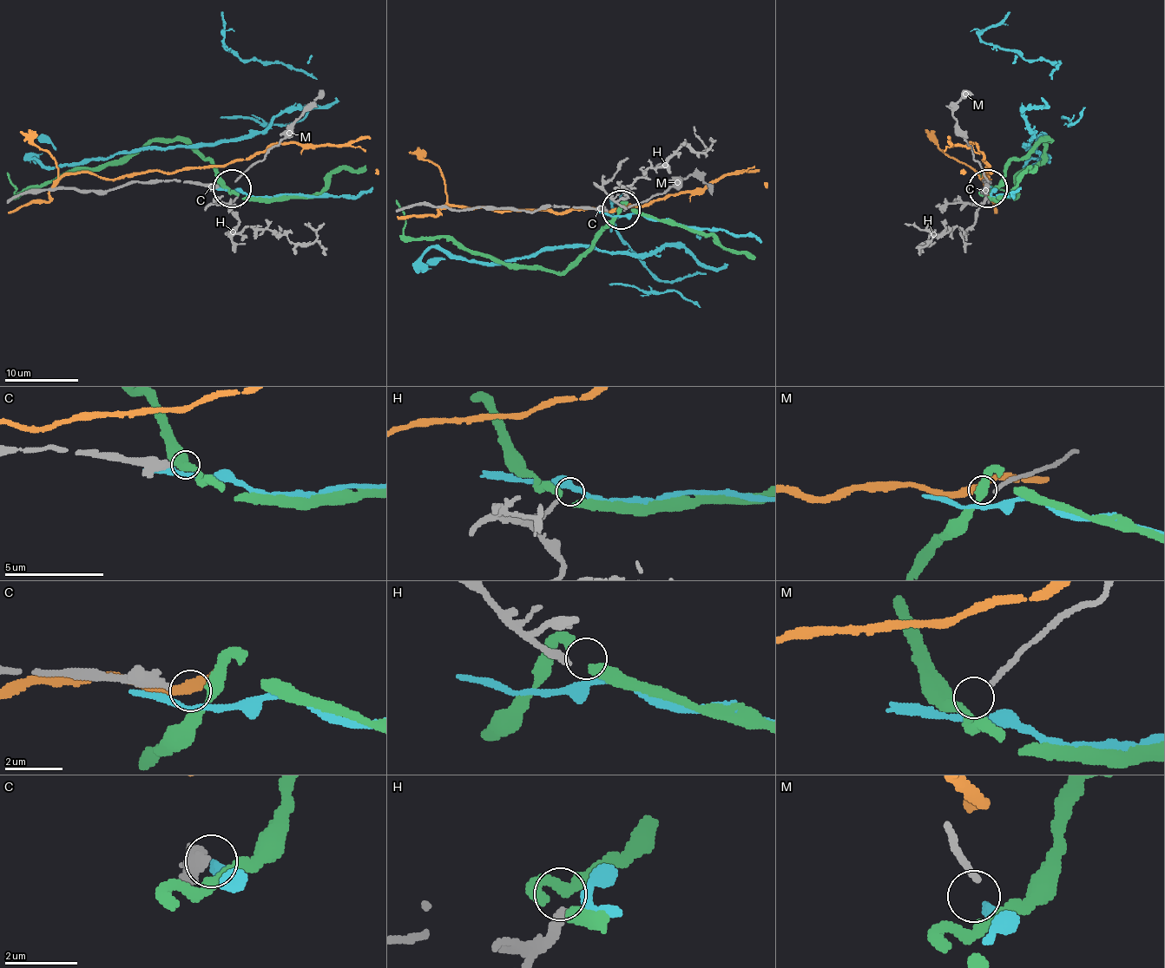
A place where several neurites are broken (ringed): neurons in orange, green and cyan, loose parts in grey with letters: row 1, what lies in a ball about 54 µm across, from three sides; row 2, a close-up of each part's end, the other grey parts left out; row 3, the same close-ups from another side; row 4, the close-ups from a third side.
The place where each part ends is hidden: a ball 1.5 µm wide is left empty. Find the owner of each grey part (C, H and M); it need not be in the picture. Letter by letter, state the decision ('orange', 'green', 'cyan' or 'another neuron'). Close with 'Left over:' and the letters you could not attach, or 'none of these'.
C: another neuron
H: another neuron
M: green
Left over: C, H

